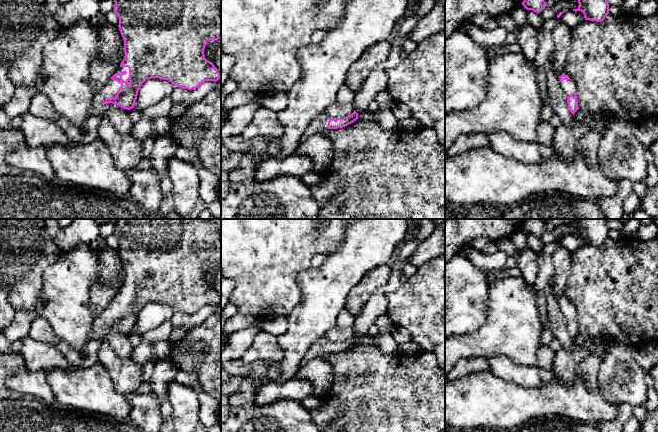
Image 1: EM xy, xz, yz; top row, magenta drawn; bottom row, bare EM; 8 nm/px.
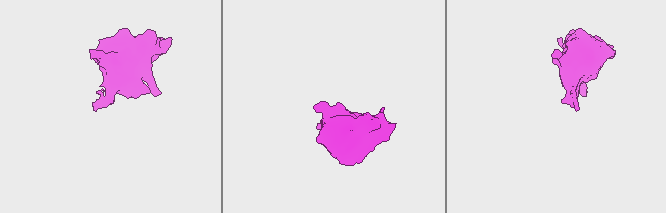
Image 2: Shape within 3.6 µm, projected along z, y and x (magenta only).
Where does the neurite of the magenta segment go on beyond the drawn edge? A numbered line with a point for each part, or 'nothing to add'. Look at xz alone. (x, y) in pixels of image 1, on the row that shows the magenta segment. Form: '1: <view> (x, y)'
1: xz (319, 123)

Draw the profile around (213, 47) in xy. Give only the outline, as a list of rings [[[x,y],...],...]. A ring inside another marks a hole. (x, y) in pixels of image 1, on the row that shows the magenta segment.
[[[221,39],[207,41],[204,51],[210,53],[212,63],[221,76]]]

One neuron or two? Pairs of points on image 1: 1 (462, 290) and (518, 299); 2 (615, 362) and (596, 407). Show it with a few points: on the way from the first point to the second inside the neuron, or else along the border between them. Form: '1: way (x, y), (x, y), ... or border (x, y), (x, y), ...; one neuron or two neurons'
1: border (487, 285), (487, 310), (485, 317); two neurons
2: border (598, 387), (601, 394), (609, 402), (618, 405); two neurons

